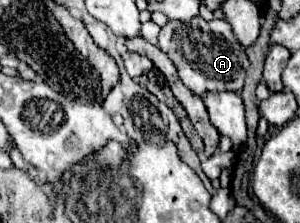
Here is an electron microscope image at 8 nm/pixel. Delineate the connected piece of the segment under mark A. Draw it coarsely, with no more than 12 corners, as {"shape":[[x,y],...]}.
{"shape":[[224,19],[168,21],[158,47],[196,95],[240,91],[246,53]]}

